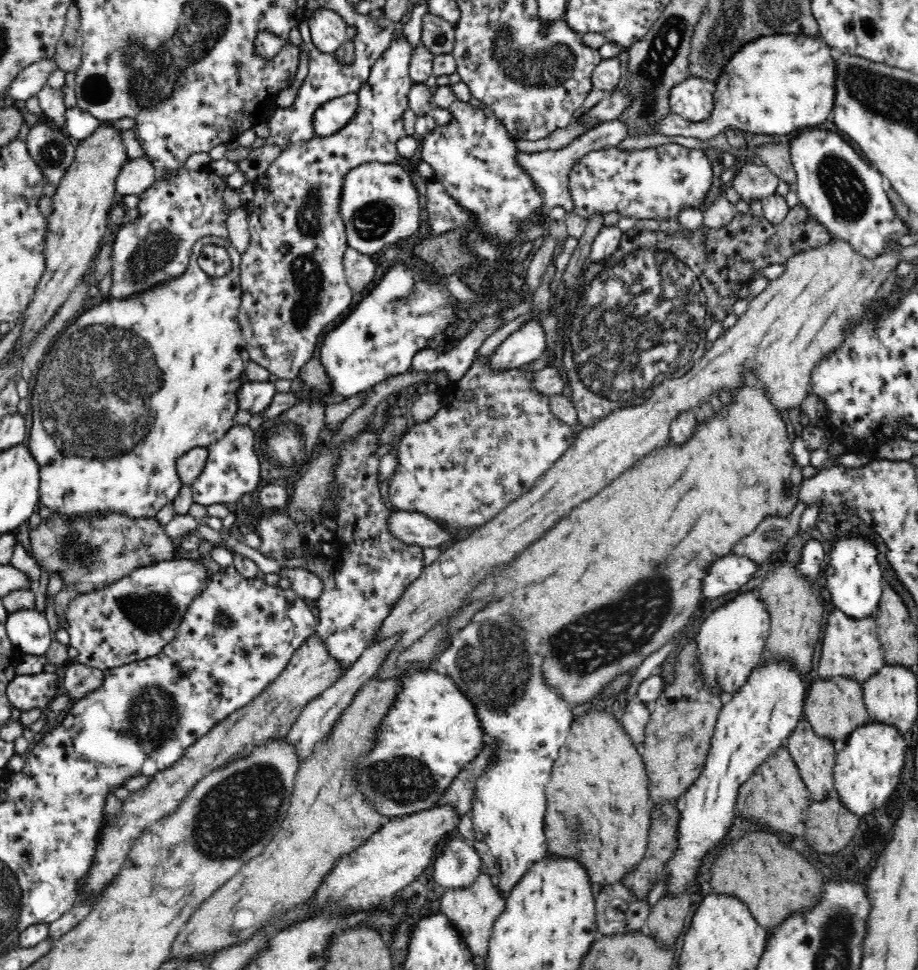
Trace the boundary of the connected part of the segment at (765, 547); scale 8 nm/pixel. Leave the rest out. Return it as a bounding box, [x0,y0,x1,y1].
[731,502,809,565]

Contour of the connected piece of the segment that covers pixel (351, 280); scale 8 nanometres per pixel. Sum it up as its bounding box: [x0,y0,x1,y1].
[343,248,376,294]

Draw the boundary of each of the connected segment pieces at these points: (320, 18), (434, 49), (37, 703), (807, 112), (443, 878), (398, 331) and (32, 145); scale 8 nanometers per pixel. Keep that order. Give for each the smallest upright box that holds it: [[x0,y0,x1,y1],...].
[[310,9,346,55],[421,14,455,55],[5,671,62,712],[659,34,838,140],[432,834,481,888],[316,263,454,398],[25,121,77,187]]

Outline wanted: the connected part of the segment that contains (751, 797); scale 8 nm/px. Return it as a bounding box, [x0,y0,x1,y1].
[736,742,811,841]

